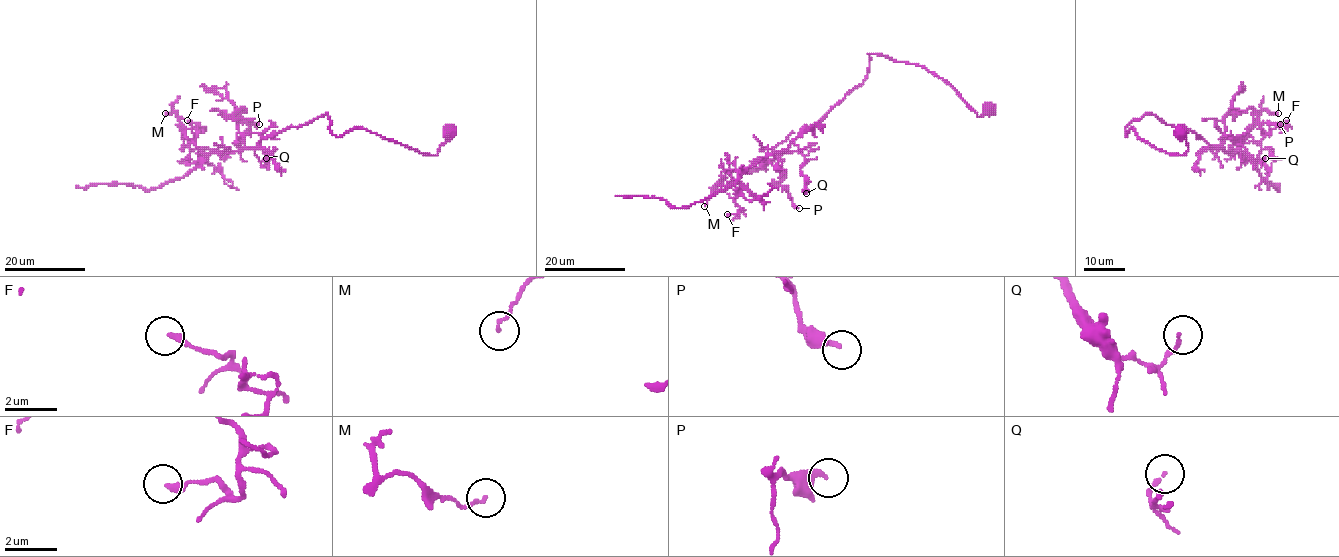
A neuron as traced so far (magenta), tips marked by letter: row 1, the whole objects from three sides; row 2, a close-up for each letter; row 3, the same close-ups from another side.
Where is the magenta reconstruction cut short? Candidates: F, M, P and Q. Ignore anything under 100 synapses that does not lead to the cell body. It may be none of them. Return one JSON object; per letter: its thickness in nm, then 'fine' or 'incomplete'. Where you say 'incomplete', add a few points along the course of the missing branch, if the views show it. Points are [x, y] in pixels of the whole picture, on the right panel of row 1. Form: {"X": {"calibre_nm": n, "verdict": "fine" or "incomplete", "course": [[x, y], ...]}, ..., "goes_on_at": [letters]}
{"F": {"calibre_nm": 260, "verdict": "fine"}, "M": {"calibre_nm": 130, "verdict": "fine"}, "P": {"calibre_nm": 320, "verdict": "fine"}, "Q": {"calibre_nm": 130, "verdict": "fine"}, "goes_on_at": []}

